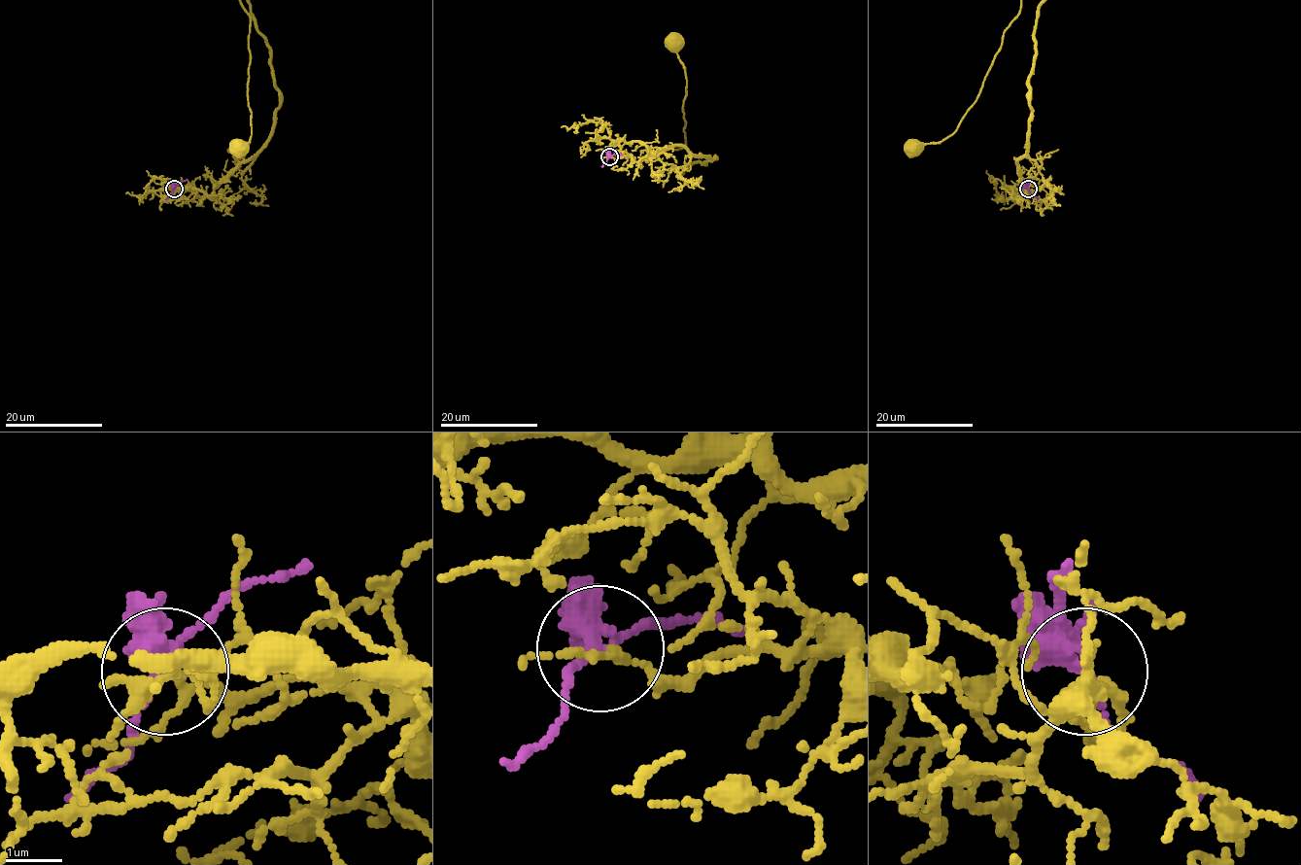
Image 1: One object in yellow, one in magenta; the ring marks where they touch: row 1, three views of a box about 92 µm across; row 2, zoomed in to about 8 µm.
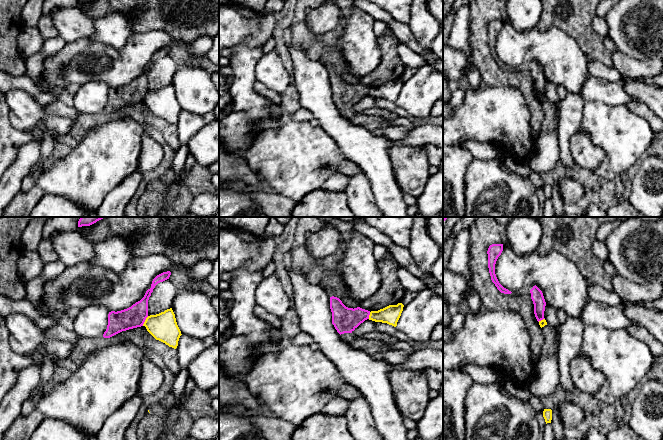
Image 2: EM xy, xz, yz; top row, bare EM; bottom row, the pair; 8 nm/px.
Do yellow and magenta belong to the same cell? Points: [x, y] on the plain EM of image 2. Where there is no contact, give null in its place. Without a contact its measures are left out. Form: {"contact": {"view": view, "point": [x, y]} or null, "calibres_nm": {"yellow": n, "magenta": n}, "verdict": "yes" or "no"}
{"contact": {"view": "xy", "point": [145, 97]}, "calibres_nm": {"yellow": 220, "magenta": 170}, "verdict": "no"}

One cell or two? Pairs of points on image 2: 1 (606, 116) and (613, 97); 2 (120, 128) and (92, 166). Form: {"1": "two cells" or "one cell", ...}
{"1": "two cells", "2": "one cell"}

